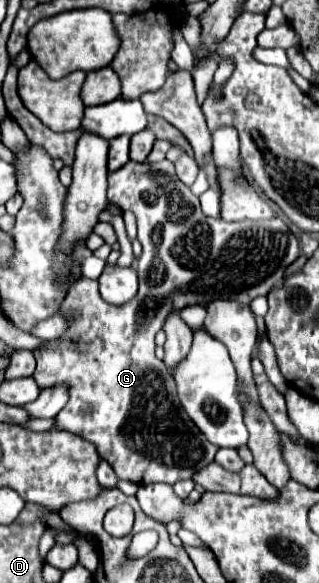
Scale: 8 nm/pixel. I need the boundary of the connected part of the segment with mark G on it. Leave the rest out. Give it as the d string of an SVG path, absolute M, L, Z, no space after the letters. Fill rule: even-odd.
M168 159L160 163L128 161L122 169L110 173L108 201L118 203L122 211L134 211L138 219L138 239L144 249L138 265L138 295L132 301L116 307L103 301L97 280L81 277L72 285L60 307L60 315L70 317L68 329L62 337L34 349L36 371L32 377L40 389L44 389L44 385L56 383L70 385L70 401L56 415L54 429L72 431L92 441L100 455L110 463L118 479L132 481L136 485L174 485L180 479L190 479L196 471L212 463L218 447L212 445L198 431L198 427L194 427L186 411L182 411L174 379L166 363L154 355L154 335L162 329L162 323L170 311L178 311L186 305L204 305L214 297L250 303L254 297L266 295L284 279L286 267L298 259L300 243L282 219L226 223L222 219L206 217L200 211L198 197L192 195L192 191L182 181L178 181L174 165ZM150 231L160 231L158 245L150 245Z

